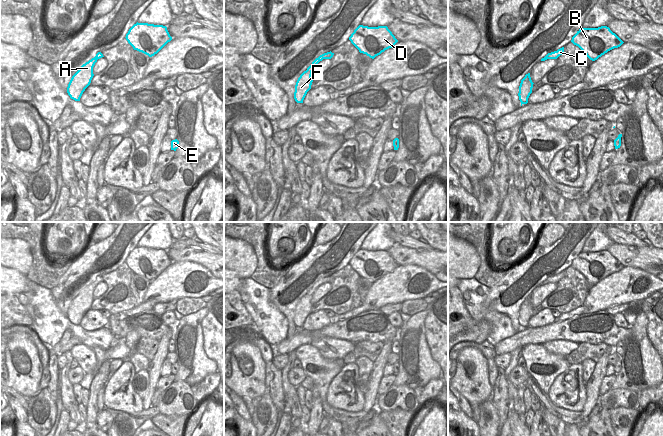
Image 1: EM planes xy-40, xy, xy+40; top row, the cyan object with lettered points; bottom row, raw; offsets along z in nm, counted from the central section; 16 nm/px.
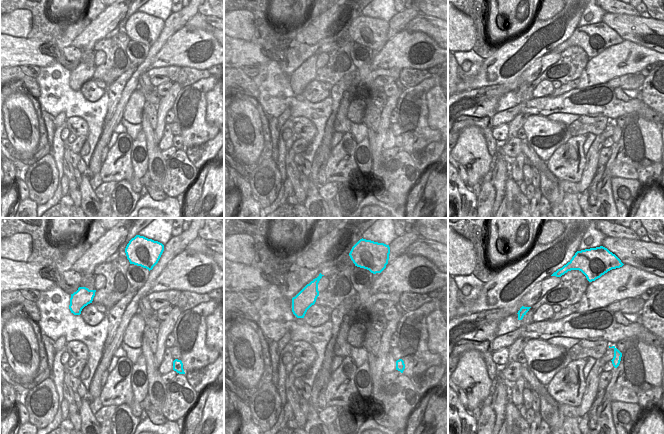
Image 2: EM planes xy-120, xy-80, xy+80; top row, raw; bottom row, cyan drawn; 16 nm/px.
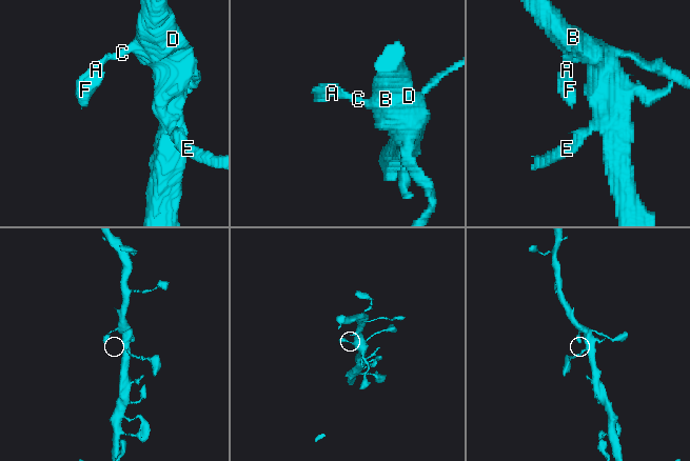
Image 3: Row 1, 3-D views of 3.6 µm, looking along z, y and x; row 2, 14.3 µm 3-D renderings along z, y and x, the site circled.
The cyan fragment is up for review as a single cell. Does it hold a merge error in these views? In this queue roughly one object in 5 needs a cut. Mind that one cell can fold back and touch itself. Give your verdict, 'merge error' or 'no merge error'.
no merge error

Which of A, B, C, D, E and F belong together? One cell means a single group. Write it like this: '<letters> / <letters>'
A B C D E F

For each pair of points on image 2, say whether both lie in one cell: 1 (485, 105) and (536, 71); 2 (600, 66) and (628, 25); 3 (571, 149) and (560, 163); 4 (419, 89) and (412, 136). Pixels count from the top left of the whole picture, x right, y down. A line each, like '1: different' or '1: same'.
1: same
2: different
3: same
4: same

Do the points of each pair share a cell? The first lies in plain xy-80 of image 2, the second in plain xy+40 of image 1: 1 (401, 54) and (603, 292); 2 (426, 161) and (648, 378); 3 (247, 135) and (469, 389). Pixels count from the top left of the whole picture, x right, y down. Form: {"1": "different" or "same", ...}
{"1": "same", "2": "different", "3": "same"}

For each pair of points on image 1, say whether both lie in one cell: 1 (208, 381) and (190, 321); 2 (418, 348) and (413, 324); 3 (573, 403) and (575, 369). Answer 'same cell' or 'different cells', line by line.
1: different cells
2: same cell
3: same cell

